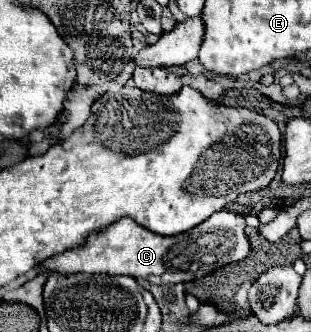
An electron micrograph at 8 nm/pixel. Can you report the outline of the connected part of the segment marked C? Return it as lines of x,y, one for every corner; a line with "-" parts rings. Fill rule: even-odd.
218,211
208,221
196,225
194,229
164,237
140,227
132,219
120,219
104,233
94,233
88,237
84,247
70,249
58,257
44,261
46,271
58,273
110,273
110,275
132,275
142,277
154,285
162,283
184,283
210,275
218,267
238,263
250,257
252,247
246,235
246,221
242,215
232,211

